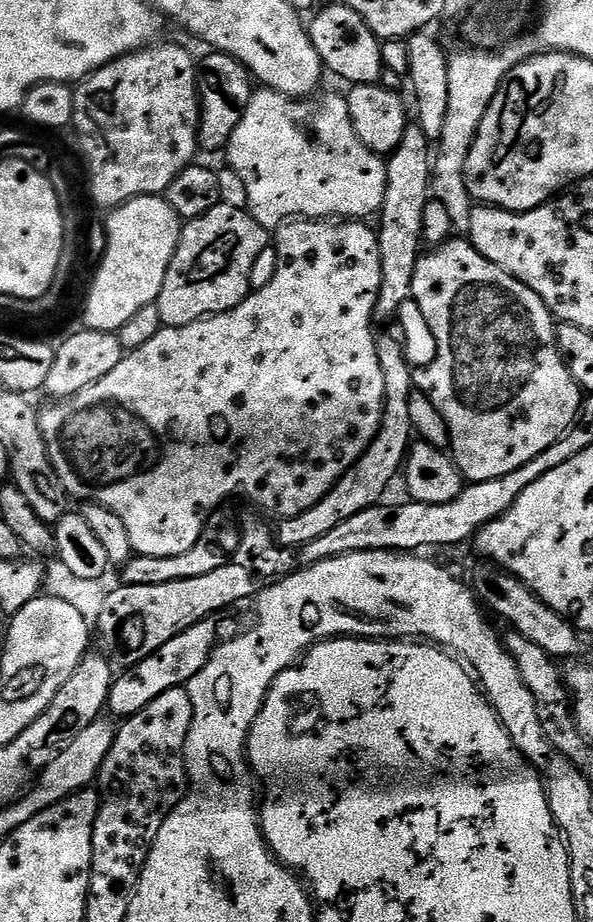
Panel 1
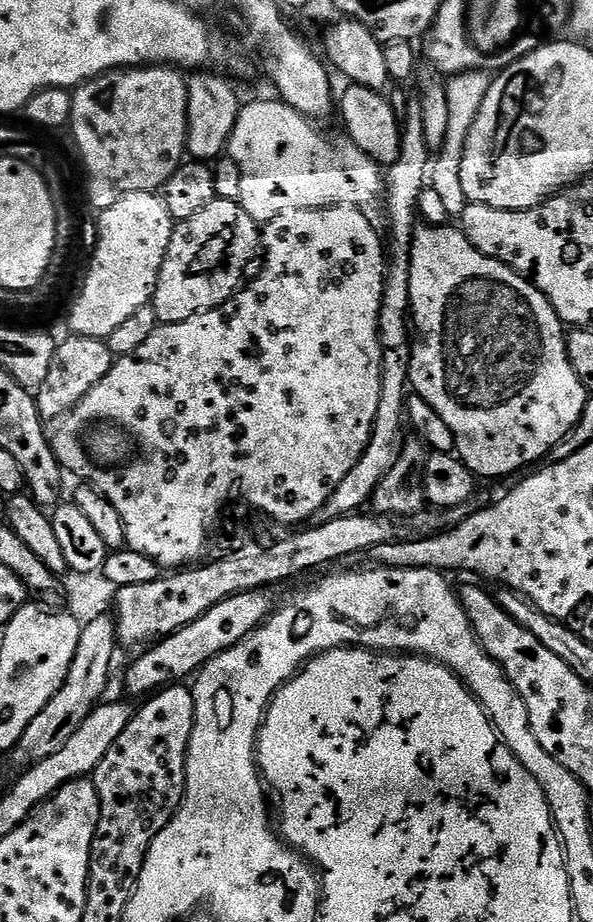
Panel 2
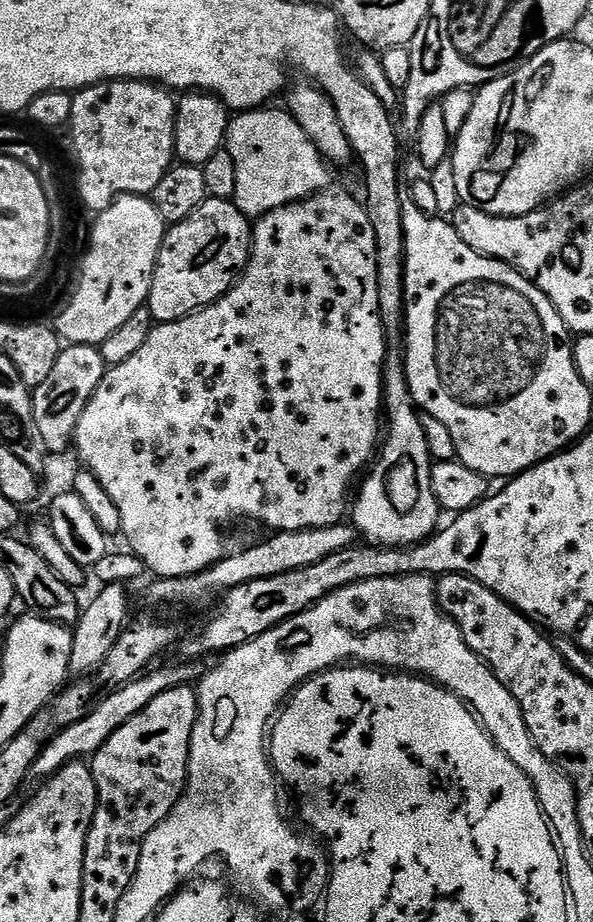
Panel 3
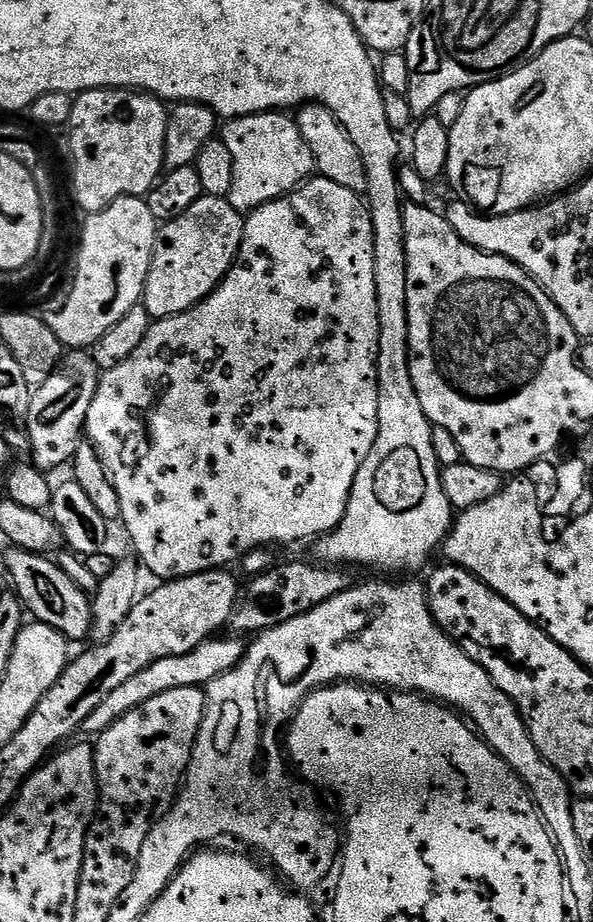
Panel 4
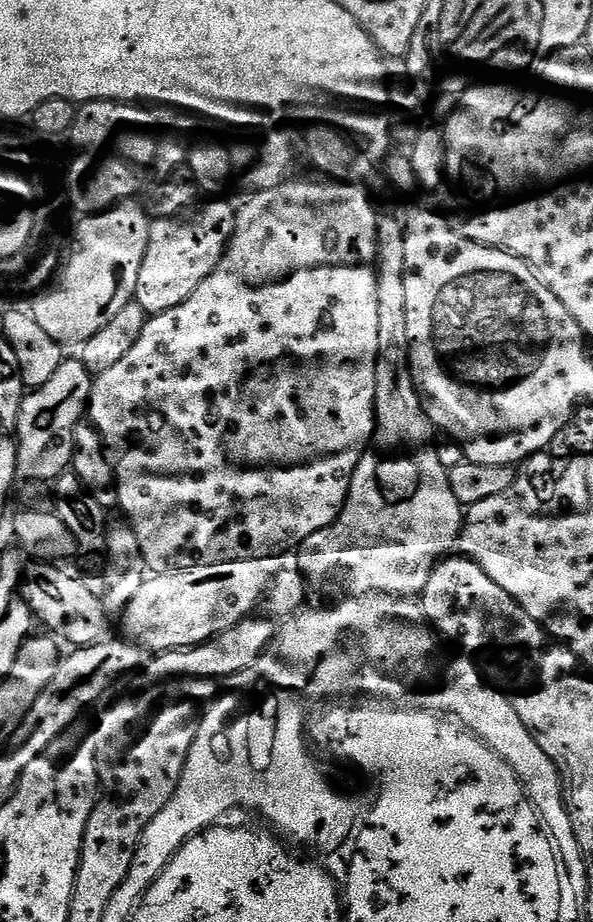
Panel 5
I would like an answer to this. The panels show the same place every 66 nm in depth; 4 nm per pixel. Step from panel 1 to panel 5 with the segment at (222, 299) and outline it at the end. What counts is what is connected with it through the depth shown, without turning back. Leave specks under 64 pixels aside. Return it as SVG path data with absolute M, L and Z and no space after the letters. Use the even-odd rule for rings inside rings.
M212 198L207 202L209 204L201 203L181 216L151 221L146 258L142 258L134 297L149 316L182 306L186 298L190 298L190 294L214 274L228 253L228 243L236 229L237 209L231 208L224 198Z

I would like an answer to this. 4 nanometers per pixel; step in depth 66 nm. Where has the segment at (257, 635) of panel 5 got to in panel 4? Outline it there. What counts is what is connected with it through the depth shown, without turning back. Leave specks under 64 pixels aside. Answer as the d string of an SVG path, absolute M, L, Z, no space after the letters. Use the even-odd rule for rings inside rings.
M227 635L202 641L194 650L190 650L190 654L178 654L174 658L158 658L158 662L150 662L150 666L146 666L146 670L132 675L128 681L122 682L122 686L117 686L111 694L106 694L106 698L102 698L102 702L95 708L94 714L90 714L90 718L86 718L83 731L85 733L92 732L91 734L102 733L114 722L118 722L118 718L122 718L126 714L130 714L130 710L150 702L150 698L158 698L158 694L166 694L166 690L178 690L182 686L191 688L207 686L222 674L234 670L238 666L238 662L243 660L246 655L246 644L245 641L240 641L243 639L239 635Z

